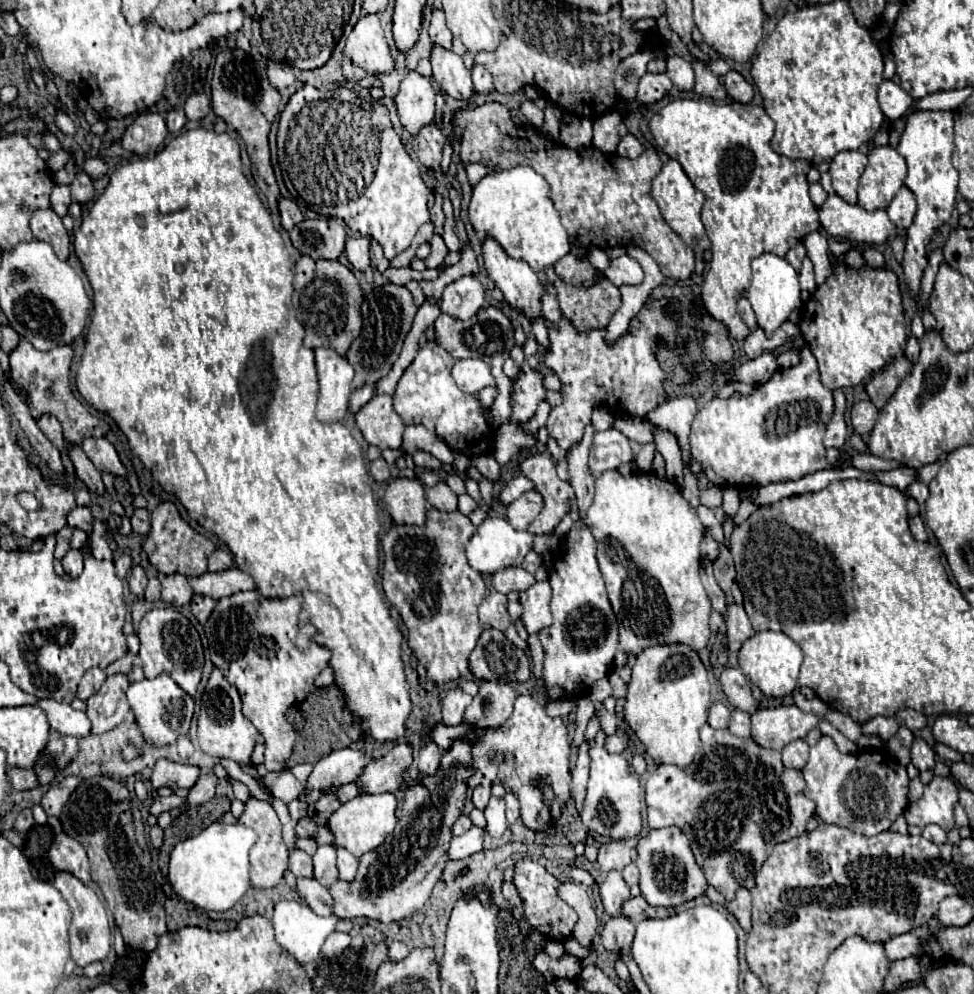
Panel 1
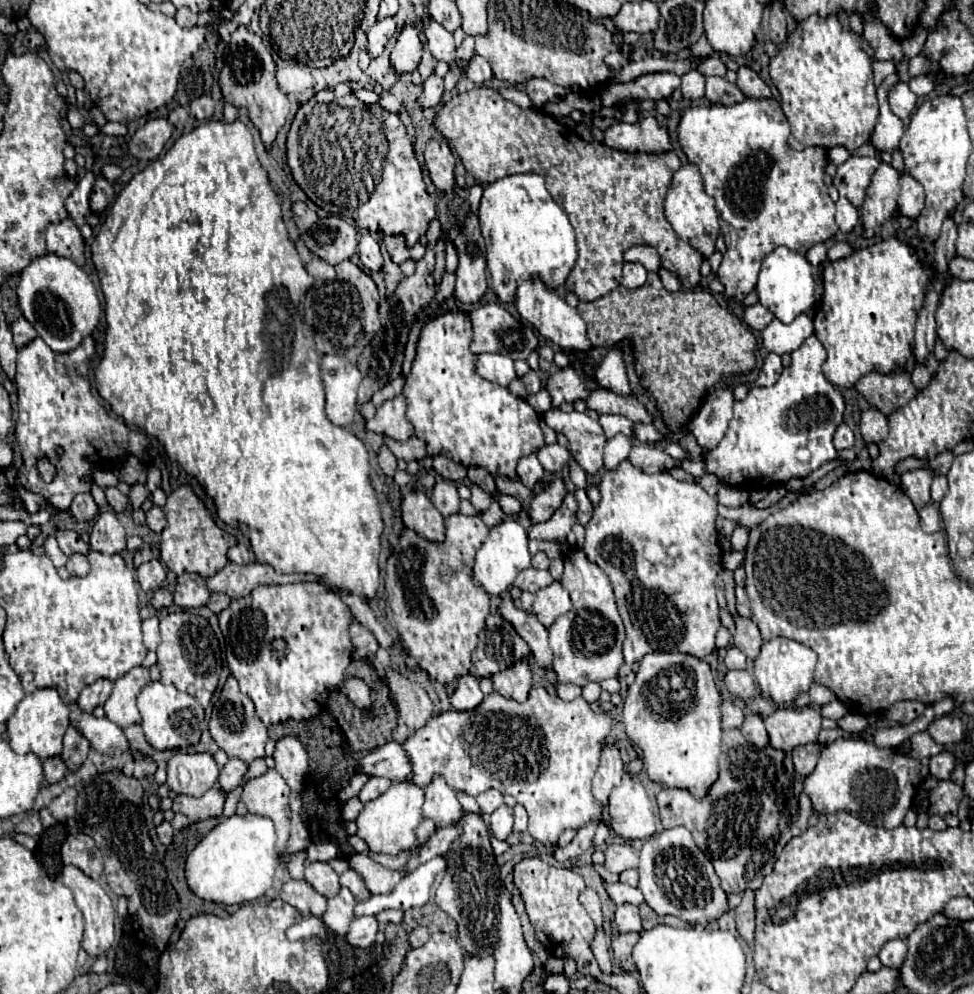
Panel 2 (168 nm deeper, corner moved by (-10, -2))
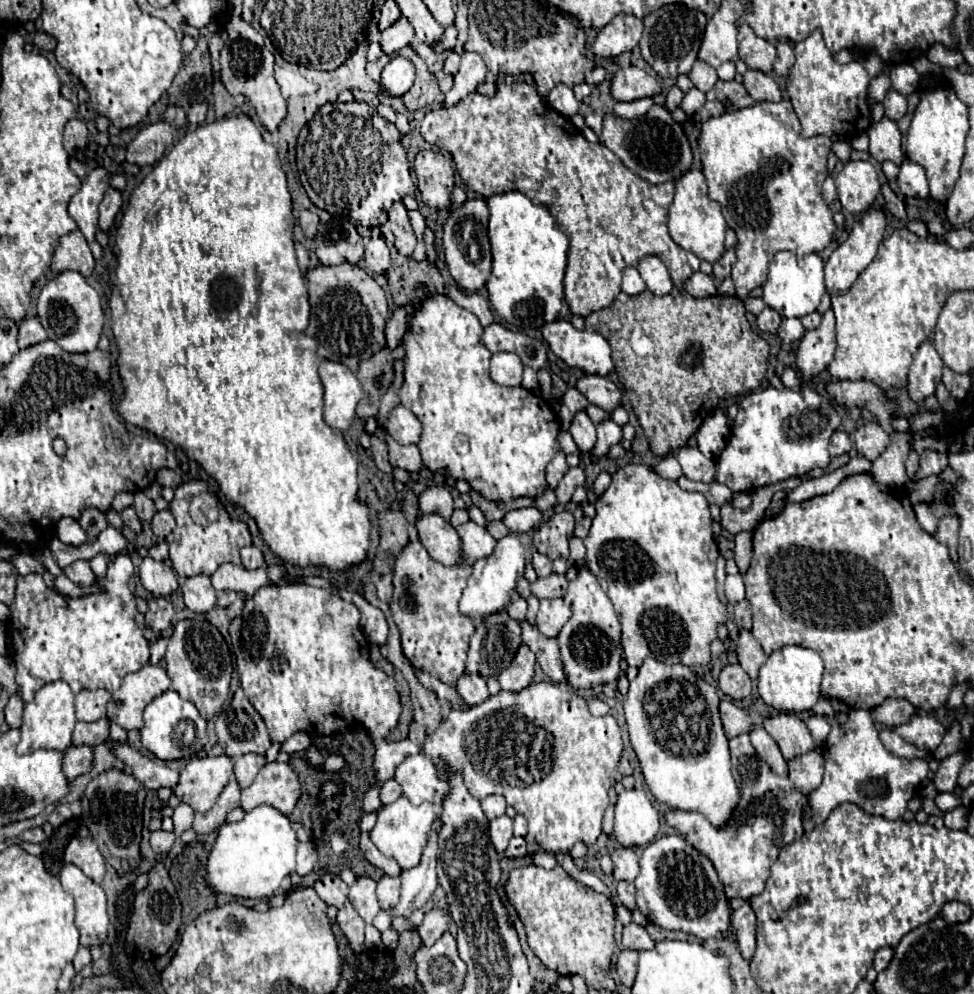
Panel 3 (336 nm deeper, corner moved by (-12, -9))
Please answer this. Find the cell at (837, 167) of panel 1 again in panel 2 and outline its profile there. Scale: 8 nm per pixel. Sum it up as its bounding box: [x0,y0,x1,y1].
[834,155,880,207]

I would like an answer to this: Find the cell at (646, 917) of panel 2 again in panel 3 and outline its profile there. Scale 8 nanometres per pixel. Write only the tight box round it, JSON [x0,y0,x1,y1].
[646,924,692,942]

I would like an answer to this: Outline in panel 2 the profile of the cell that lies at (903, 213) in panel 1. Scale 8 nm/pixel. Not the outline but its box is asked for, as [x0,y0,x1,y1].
[898,173,924,219]

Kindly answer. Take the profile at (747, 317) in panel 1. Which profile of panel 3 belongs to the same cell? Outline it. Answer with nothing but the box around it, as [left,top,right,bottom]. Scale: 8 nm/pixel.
[756,306,782,334]

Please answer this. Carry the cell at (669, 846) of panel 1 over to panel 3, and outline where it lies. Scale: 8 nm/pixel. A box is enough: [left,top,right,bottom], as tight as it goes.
[634,834,730,940]

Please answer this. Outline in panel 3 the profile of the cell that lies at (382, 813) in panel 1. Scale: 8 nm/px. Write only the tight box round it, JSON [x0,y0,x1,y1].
[370,796,436,868]

